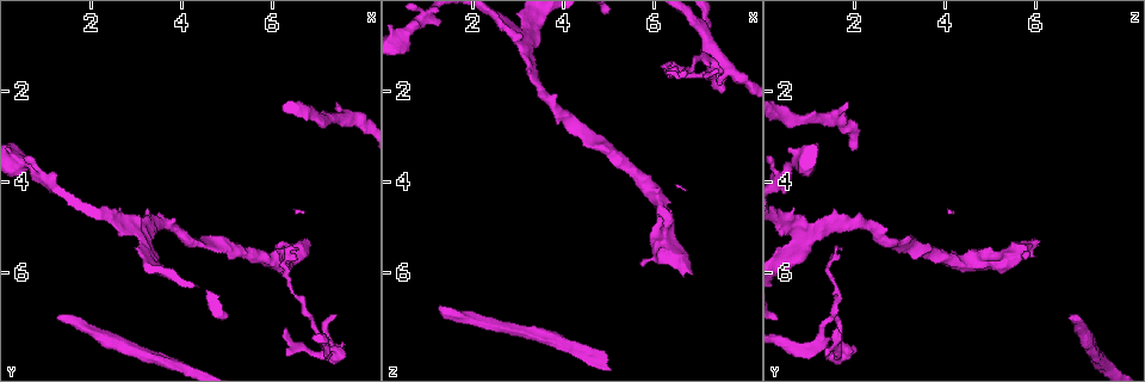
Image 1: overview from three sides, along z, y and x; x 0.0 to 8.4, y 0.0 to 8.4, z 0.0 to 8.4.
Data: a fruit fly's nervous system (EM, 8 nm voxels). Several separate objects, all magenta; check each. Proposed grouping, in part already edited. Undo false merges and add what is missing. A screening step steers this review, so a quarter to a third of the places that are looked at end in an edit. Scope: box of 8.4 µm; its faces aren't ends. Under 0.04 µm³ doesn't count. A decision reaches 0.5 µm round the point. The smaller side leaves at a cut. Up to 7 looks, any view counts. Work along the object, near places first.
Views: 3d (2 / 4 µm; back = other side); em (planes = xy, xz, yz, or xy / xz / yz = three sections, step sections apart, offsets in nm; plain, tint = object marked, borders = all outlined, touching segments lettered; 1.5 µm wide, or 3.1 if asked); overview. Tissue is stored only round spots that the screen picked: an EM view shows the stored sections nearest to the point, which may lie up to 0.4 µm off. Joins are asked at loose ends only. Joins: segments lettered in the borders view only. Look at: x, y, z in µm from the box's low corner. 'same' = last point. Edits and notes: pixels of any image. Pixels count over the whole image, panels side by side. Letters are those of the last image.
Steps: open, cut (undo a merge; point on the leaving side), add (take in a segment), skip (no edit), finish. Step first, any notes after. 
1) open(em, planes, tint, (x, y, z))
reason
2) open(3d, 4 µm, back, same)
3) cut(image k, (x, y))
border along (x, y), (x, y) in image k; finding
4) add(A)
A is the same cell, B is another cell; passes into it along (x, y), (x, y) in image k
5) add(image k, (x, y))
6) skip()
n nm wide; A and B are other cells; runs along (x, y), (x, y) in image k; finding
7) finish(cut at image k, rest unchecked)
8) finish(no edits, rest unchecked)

open(em, yz, step 8, borders, (6.55, 5.50, 1.80))
branch stops here

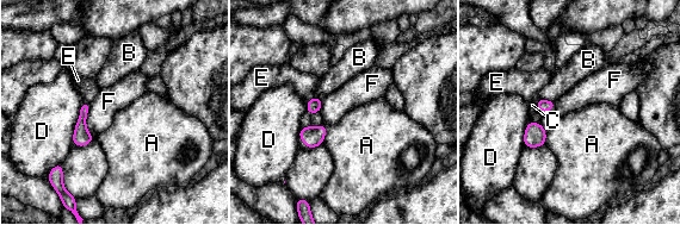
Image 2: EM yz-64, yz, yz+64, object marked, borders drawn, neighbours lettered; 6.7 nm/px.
open(em, planes, borders, same)

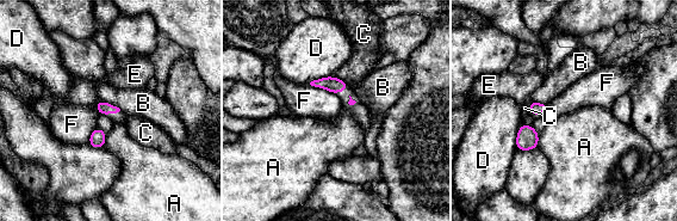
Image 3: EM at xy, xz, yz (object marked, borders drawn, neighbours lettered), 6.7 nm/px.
skip()
F touches over 200 nm; A, B, C, D, E and F are other cells; none of them fits

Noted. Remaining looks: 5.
open(3d, 2 µm, back, (0.60, 3.65, 0.65))
thick turns thin

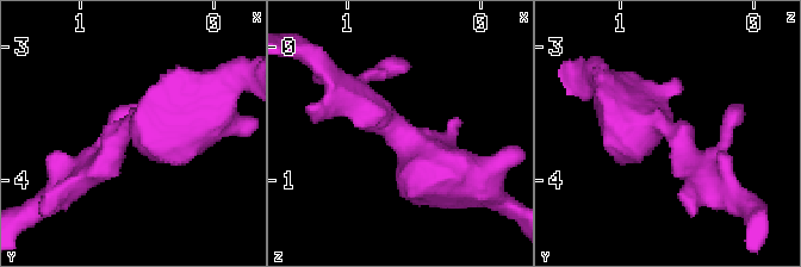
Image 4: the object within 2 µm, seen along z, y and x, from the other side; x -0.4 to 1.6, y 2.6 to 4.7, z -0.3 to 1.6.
open(em, planes, plain, (0.62, 3.62, 0.64))

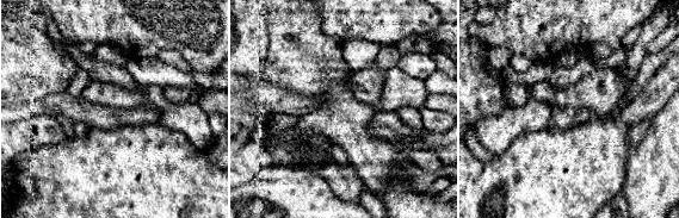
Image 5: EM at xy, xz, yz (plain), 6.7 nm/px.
open(em, planes, borders, same)

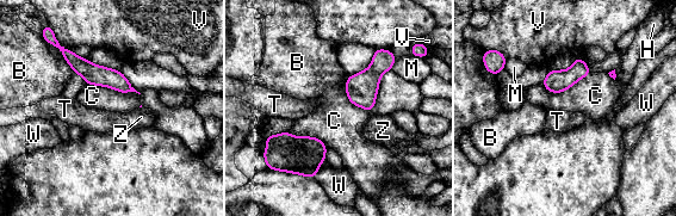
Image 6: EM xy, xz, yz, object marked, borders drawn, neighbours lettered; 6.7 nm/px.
skip()
B, C, H, M, T, V, W and Z are other cells; runs along (51, 37), (92, 74), (129, 88) in image 6; all the same cell

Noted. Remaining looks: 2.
open(em, planes, borders, (1.30, 7.00, 6.90))
branch stops here

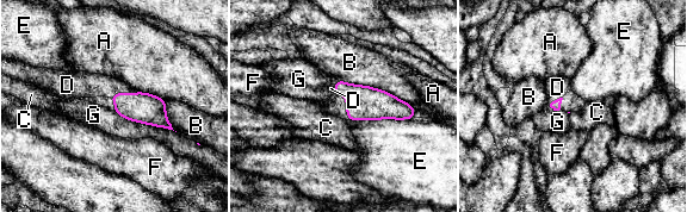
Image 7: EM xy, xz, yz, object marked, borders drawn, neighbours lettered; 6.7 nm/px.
add(D)
D is the same cell, A, B, C, E, F and G are other cells; passes into it along (147, 108), (124, 93), (88, 85) in image 7; the cell continues

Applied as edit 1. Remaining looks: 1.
finish(add at image 7, rest unchecked)

